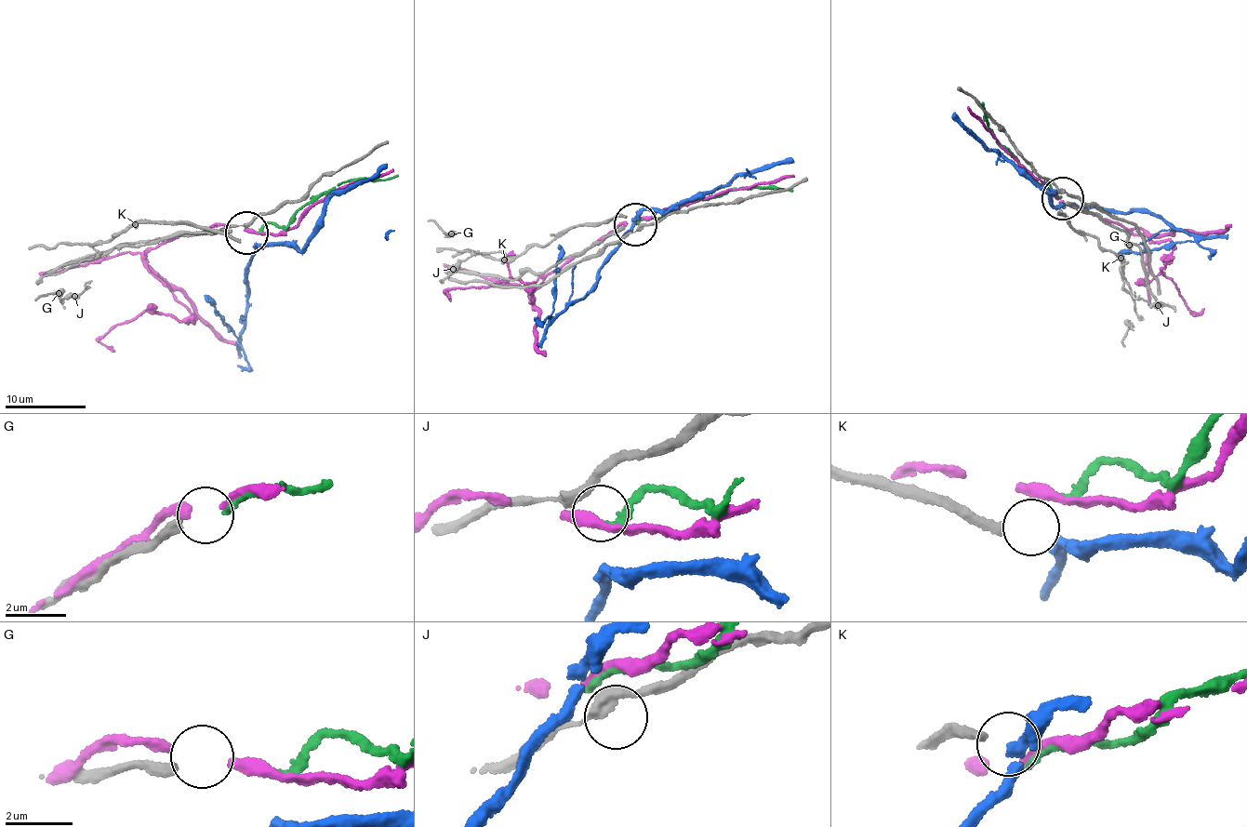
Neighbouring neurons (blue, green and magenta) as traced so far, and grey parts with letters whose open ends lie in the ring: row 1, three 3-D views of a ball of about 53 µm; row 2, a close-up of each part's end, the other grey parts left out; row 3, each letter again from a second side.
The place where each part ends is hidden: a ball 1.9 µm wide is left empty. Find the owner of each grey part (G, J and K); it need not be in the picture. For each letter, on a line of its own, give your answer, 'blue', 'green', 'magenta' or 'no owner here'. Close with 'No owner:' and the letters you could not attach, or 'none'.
G: green
J: no owner here
K: blue
No owner: J

